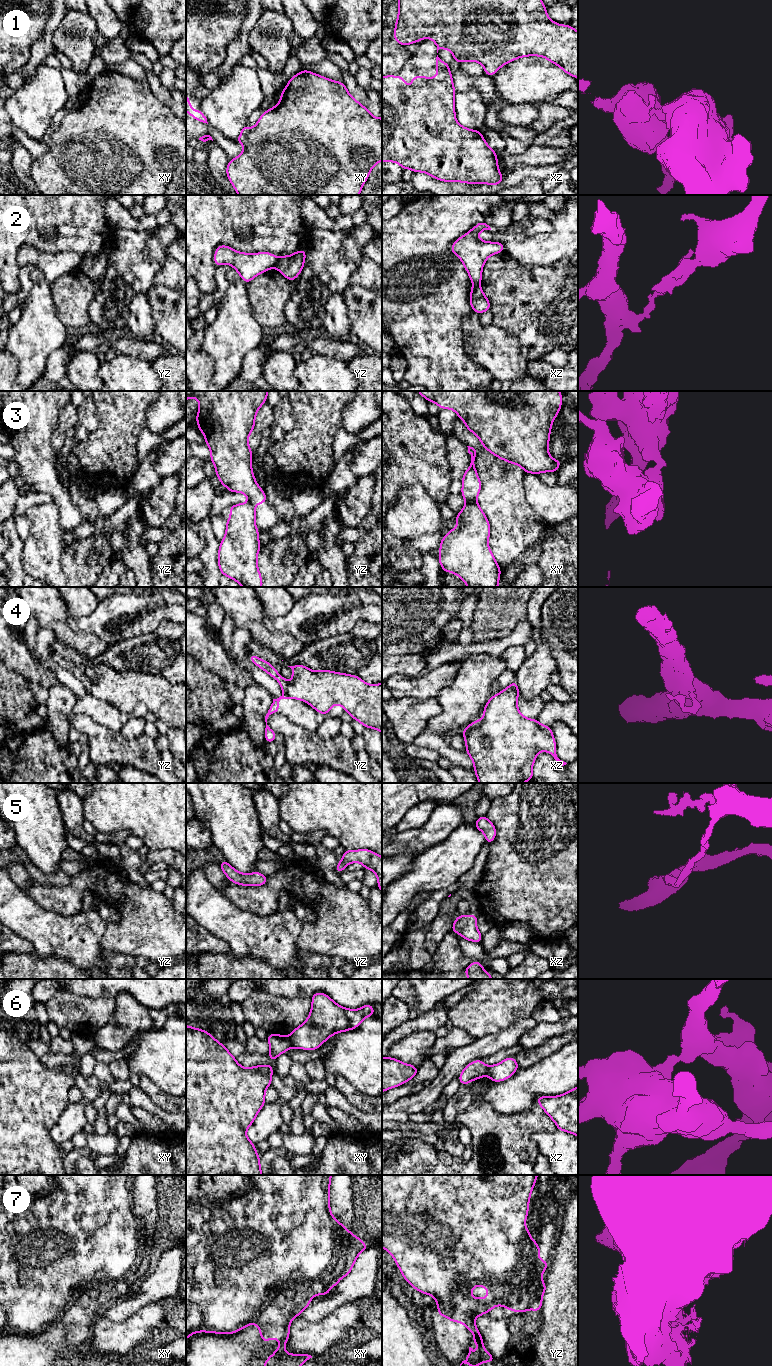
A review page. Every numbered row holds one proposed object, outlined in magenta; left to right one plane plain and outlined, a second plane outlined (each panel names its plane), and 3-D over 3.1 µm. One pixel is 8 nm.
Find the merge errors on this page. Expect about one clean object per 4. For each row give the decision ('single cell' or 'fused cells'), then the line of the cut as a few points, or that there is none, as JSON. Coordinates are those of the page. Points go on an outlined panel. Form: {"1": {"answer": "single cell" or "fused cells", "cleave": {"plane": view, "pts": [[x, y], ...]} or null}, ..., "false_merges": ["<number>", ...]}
{"1": {"answer": "fused cells", "cleave": {"plane": "xy", "pts": [[245, 127], [242, 130]]}}, "2": {"answer": "fused cells", "cleave": {"plane": "yz", "pts": [[278, 258], [275, 265]]}}, "3": {"answer": "fused cells", "cleave": {"plane": "xy", "pts": [[476, 501], [467, 503]]}}, "4": {"answer": "fused cells", "cleave": {"plane": "xz", "pts": [[504, 690], [514, 692], [517, 696]]}}, "5": {"answer": "single cell", "cleave": null}, "6": {"answer": "fused cells", "cleave": {"plane": "xy", "pts": [[289, 1036], [292, 1045]]}}, "7": {"answer": "fused cells", "cleave": {"plane": "xy", "pts": [[336, 1220], [335, 1251], [327, 1267], [308, 1281], [299, 1313]]}}, "false_merges": ["1", "2", "3", "4", "6", "7"]}

